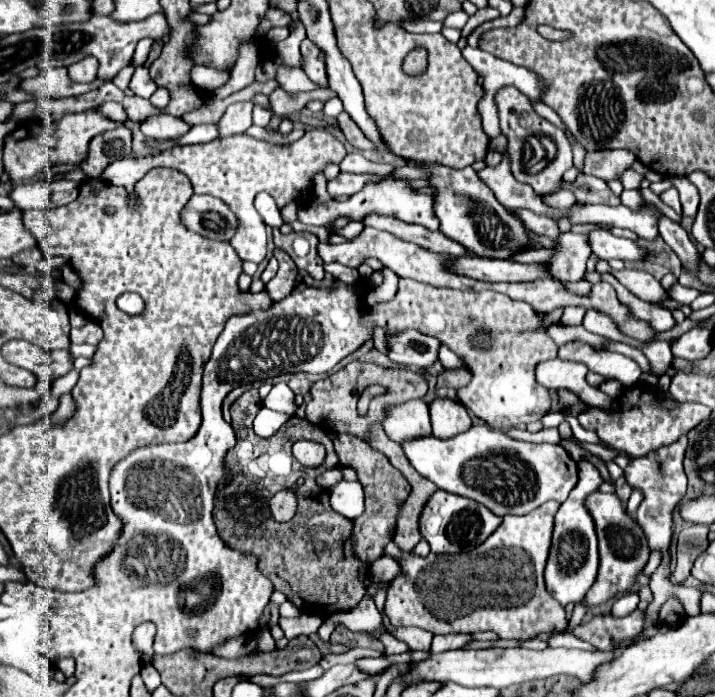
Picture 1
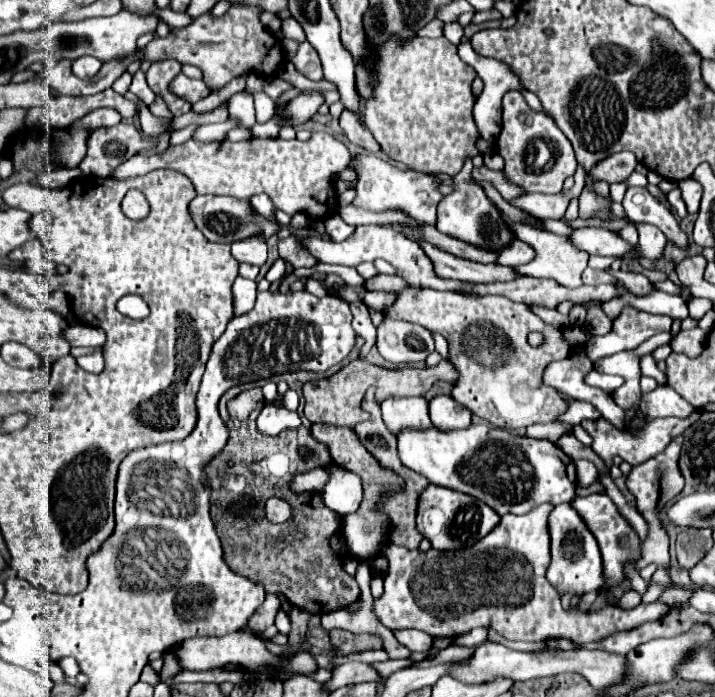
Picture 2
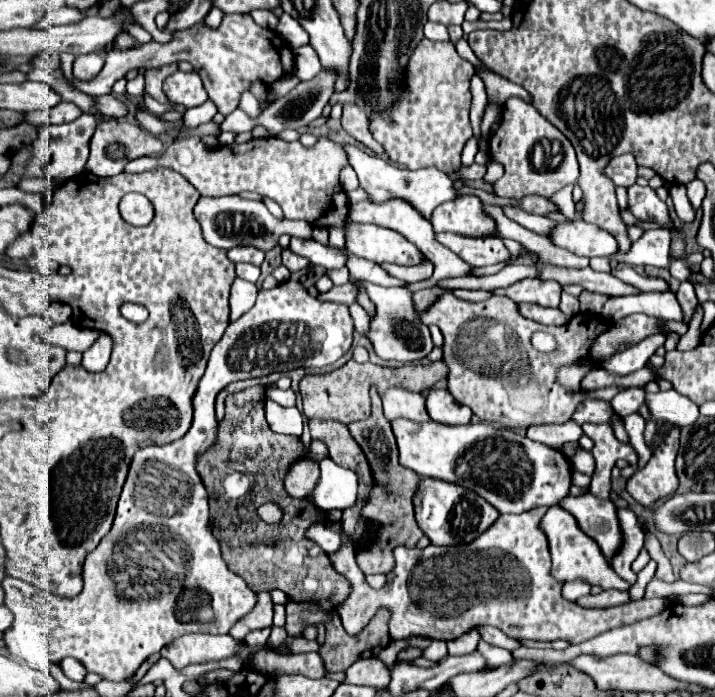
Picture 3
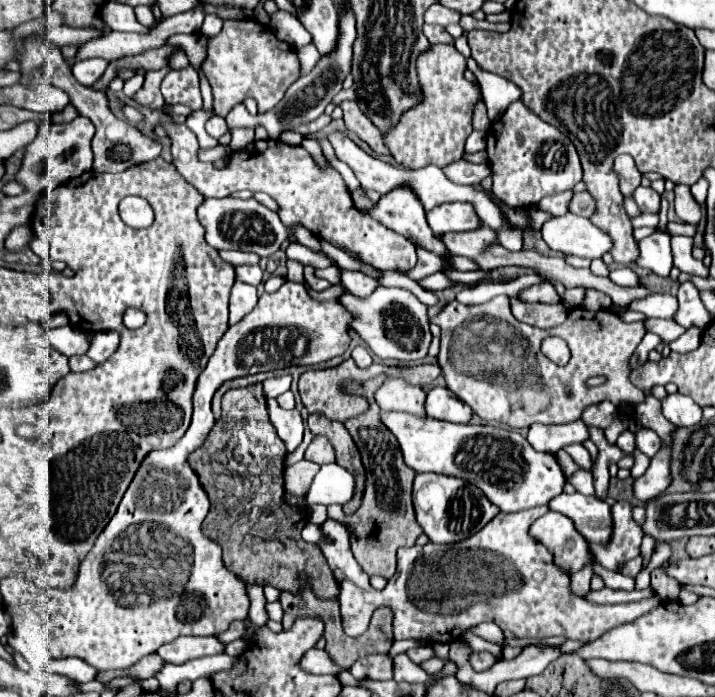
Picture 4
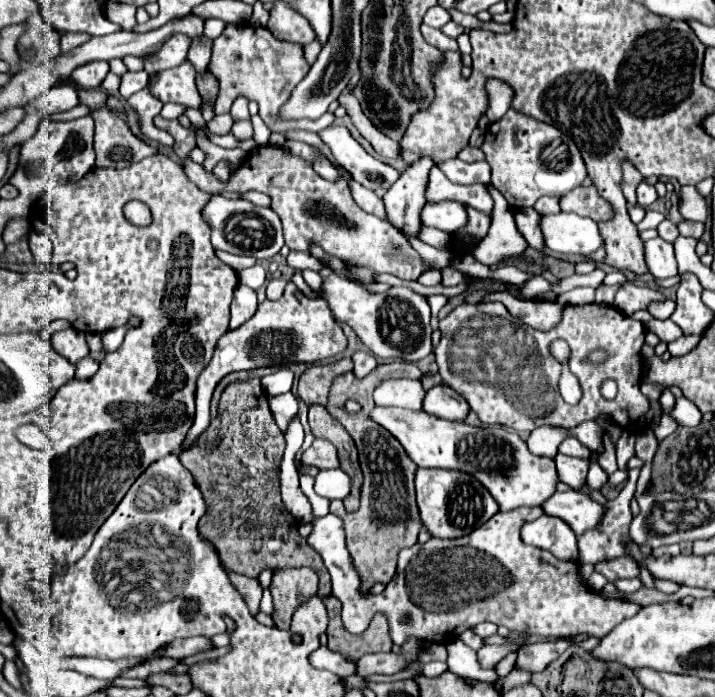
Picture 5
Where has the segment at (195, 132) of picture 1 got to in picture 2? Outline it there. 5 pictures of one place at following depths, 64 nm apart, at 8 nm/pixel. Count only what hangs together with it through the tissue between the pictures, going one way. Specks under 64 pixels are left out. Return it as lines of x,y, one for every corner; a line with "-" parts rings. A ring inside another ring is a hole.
228,118
222,124
206,124
206,126
200,126
198,132
194,134
194,138
196,140
202,140
202,142
220,142
220,140
224,140
226,132
232,130
232,128
238,128
238,120
236,118

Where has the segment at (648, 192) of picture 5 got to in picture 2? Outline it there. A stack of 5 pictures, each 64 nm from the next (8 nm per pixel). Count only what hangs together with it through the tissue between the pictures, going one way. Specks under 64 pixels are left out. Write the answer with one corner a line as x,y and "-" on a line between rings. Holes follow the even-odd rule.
630,186
626,196
624,196
624,202
622,202
628,218
632,222
646,222
646,224
654,224
658,226
666,236
668,240
672,240
676,246
680,248
686,248
688,246
688,238
686,234
680,230
674,214
660,202
656,200
646,188
636,188
636,186

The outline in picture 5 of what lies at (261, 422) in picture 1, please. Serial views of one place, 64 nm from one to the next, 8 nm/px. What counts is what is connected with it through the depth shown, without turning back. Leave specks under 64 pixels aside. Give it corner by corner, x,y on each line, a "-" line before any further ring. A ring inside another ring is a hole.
294,420
286,432
286,452
280,466
282,502
300,522
312,524
308,544
322,556
332,576
332,594
342,602
342,622
348,632
362,634
372,622
372,616
380,612
388,618
390,638
396,646
408,636
448,644
448,640
458,638
464,630
474,628
480,622
494,622
496,626
528,634
536,632
538,636
578,636
588,632
604,638
616,624
640,610
634,602
602,598
582,582
576,562
560,562
550,552
526,546
520,540
522,524
536,520
542,514
538,506
498,512
486,524
458,540
430,538
426,544
404,548
398,558
398,572
384,592
378,596
370,592
362,596
360,578
346,552
342,520
334,514
314,516
310,500
300,490
294,458
302,440
302,426
-
466,584
470,586
466,588
-
404,616
410,616
408,624
402,622

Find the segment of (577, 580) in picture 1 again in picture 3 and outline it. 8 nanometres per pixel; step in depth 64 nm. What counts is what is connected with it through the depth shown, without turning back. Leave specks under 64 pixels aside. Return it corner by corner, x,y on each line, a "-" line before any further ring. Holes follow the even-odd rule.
578,448
578,450
574,452
574,456
572,456
570,462
572,462
572,468
574,468
574,470
578,470
578,472
582,472
582,474
588,474
588,476
594,474
594,458
592,458
592,454
590,454
588,450
-
552,506
548,508
548,512
542,516
540,520
540,528
544,532
544,536
548,538
548,546
550,546
550,554
552,554
552,574
554,578
558,578
560,582
570,582
576,578
584,578
590,584
598,584
602,588
618,588
618,590
630,590
630,584
626,580
622,580
604,560
598,544
588,538
576,524
574,516
570,516
566,510
562,510
560,506

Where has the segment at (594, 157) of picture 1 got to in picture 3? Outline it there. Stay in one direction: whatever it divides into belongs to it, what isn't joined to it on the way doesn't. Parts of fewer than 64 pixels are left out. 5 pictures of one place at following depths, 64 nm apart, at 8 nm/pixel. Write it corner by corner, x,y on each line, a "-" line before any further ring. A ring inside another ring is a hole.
622,154
610,160
610,164
606,166
606,174
612,178
612,182
616,186
622,188
630,188
632,184
636,184
638,178
638,166
632,154

